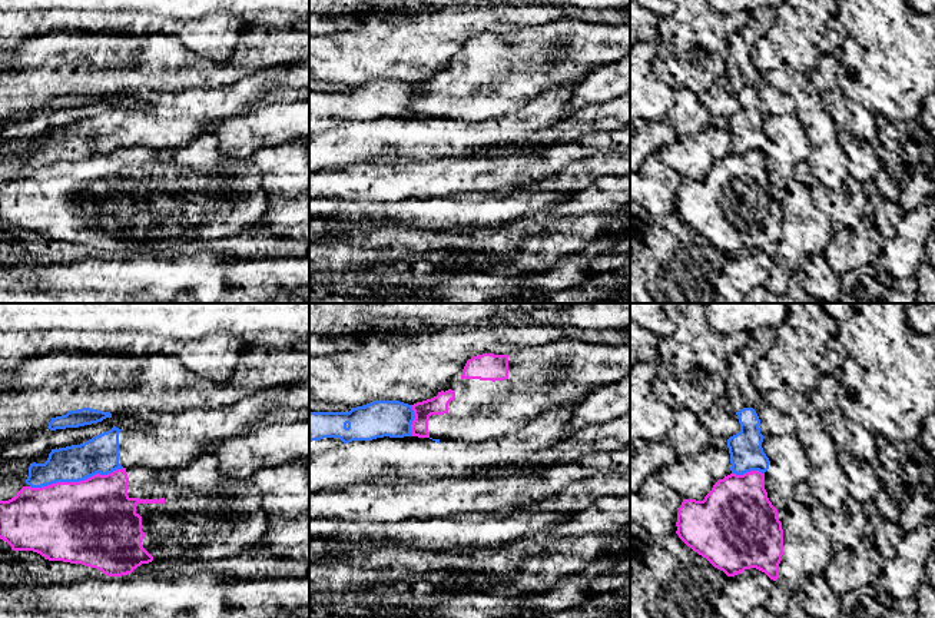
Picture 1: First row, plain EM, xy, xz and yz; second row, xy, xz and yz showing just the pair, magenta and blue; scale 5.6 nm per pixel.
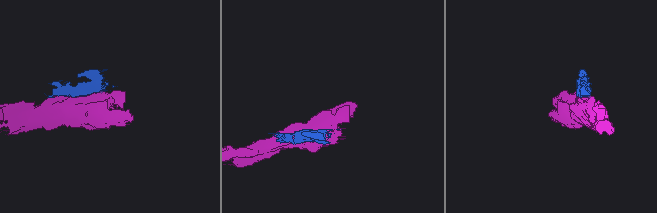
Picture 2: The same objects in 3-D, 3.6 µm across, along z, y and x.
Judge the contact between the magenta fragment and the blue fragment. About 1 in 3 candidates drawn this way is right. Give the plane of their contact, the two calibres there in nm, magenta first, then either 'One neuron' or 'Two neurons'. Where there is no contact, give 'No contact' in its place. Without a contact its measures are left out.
Touches magenta in xy. Thickness 480 nm (magenta) against 200 nm. Two neurons

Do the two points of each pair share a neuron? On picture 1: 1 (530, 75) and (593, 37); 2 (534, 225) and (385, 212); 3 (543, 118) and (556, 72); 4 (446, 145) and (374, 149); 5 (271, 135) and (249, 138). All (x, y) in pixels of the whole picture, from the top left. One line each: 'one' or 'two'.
1: one
2: two
3: two
4: one
5: one

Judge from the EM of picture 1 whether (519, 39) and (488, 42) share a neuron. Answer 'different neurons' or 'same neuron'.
same neuron

